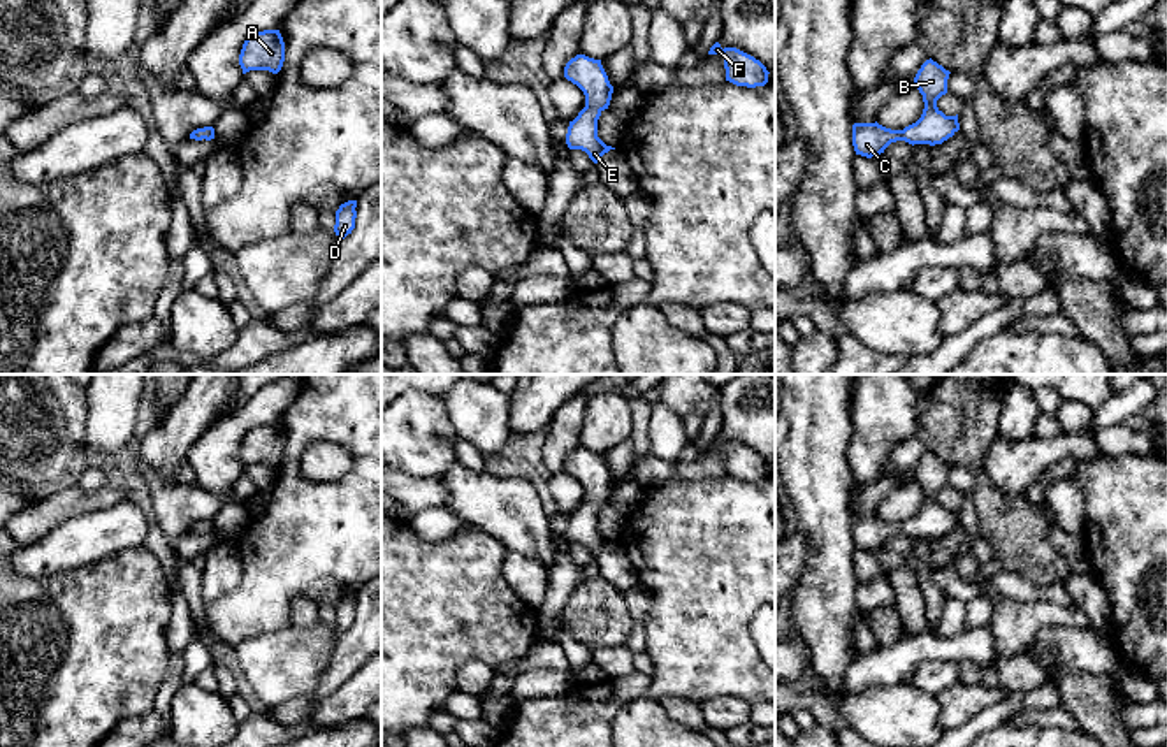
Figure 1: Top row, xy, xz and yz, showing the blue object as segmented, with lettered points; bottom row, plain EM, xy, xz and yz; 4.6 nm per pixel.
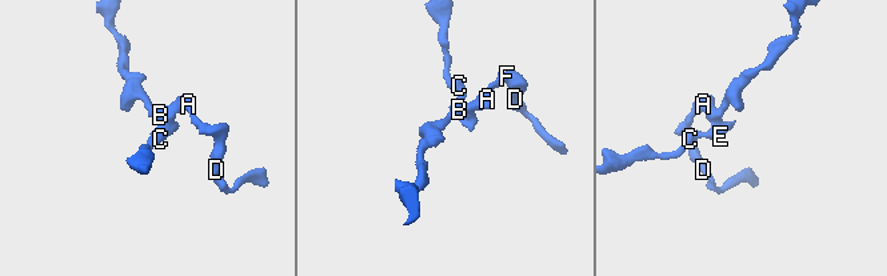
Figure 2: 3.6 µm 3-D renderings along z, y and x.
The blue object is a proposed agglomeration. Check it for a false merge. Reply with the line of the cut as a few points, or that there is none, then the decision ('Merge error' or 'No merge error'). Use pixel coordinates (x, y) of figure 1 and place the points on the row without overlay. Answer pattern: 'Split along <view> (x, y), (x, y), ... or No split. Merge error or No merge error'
No split. No merge error

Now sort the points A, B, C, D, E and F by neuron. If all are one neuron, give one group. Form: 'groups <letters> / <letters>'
groups A B C D E F

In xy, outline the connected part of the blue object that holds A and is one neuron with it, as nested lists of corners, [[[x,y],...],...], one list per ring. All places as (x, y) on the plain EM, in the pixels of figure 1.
[[[264,424],[250,429],[241,443],[239,459],[243,468],[269,464],[278,468],[285,455],[285,436],[279,424]]]

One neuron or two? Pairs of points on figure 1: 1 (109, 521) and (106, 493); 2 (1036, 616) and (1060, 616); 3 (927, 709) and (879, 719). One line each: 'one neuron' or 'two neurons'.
1: two neurons
2: one neuron
3: one neuron

